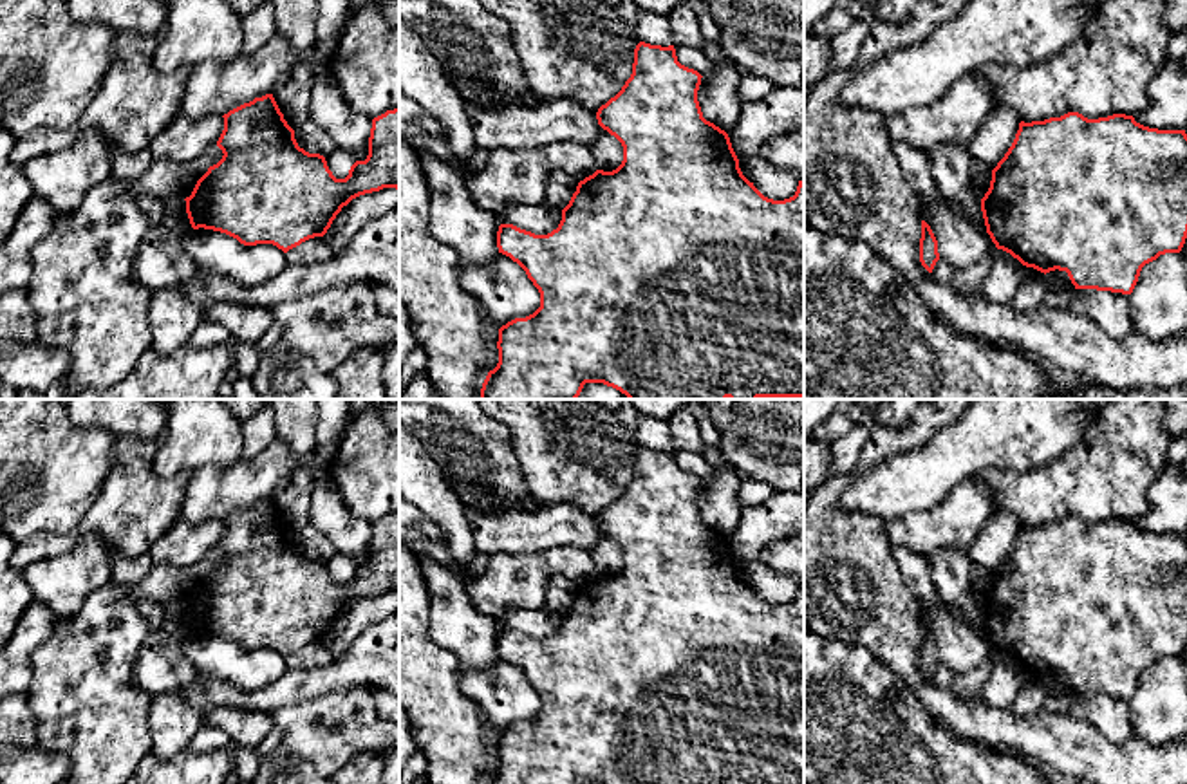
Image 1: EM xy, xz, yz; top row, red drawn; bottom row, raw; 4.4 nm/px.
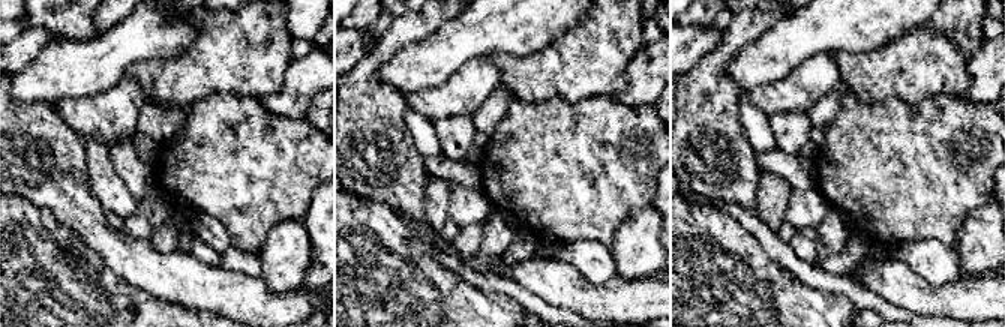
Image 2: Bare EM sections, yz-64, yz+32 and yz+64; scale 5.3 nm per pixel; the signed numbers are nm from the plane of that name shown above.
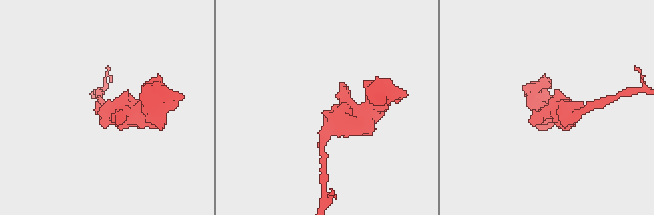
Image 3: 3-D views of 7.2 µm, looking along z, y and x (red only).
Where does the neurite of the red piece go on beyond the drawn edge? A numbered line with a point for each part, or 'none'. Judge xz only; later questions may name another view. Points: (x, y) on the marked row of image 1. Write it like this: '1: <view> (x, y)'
none

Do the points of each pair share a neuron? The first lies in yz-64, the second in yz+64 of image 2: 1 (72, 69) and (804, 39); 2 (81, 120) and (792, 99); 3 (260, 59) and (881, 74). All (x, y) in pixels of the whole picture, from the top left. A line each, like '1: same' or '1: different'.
1: same
2: same
3: same

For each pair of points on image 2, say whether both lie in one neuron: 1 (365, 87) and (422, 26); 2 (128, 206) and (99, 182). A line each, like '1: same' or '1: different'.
1: same
2: same

